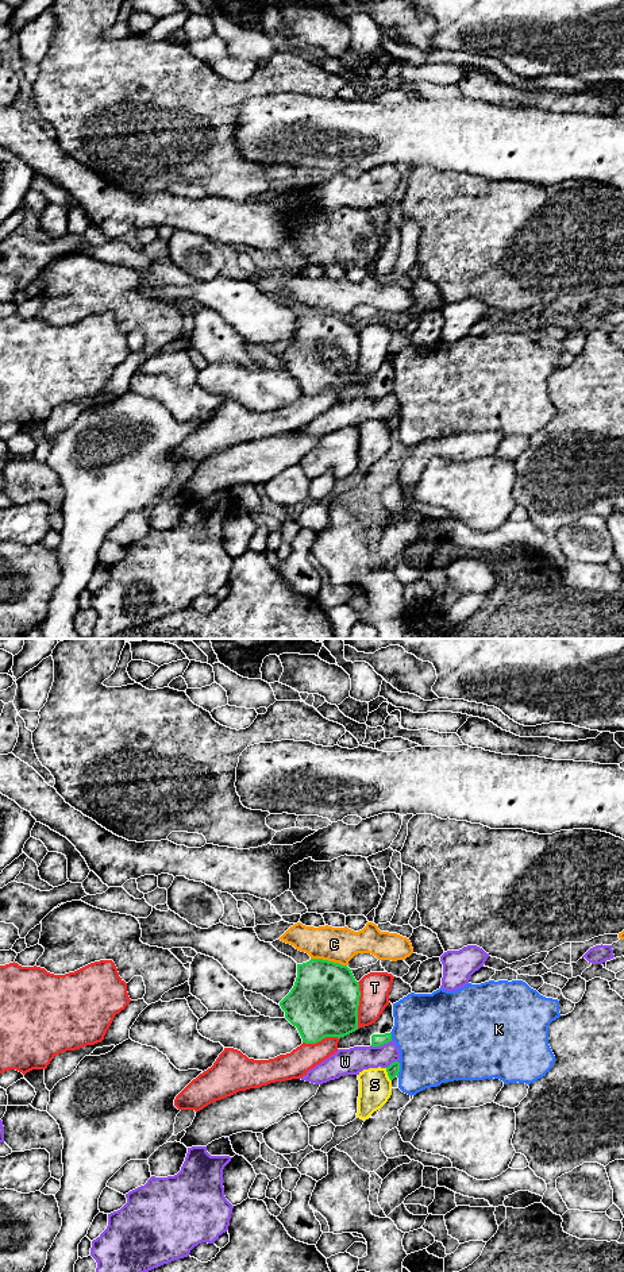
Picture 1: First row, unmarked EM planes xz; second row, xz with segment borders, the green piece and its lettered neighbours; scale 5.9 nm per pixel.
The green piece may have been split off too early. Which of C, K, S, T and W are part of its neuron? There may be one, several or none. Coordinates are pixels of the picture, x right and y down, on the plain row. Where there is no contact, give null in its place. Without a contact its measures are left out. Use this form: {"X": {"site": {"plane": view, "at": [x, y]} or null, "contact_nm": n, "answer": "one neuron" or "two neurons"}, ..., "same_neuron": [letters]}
{"C": {"site": {"plane": "xz", "at": [327, 312]}, "contact_nm": 220, "answer": "two neurons"}, "K": {"site": {"plane": "xz", "at": [399, 421]}, "contact_nm": 100, "answer": "two neurons"}, "S": {"site": {"plane": "xz", "at": [388, 427]}, "contact_nm": 90, "answer": "two neurons"}, "T": {"site": {"plane": "xz", "at": [358, 357]}, "contact_nm": 280, "answer": "two neurons"}, "W": {"site": {"plane": "xz", "at": [381, 396]}, "contact_nm": 140, "answer": "two neurons"}, "same_neuron": []}

